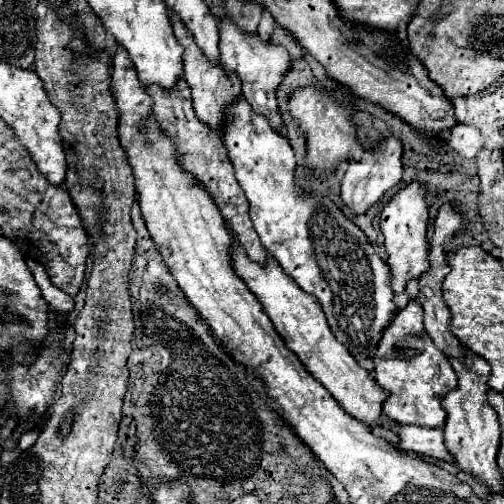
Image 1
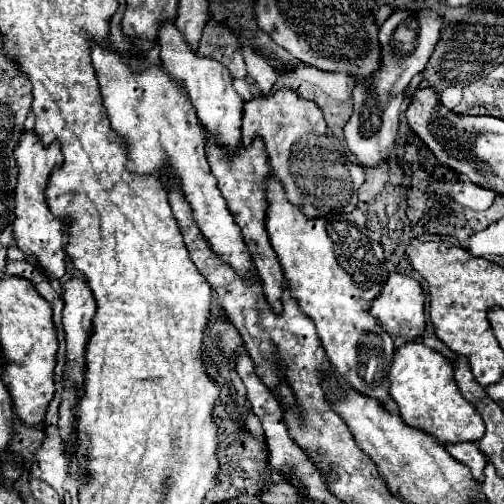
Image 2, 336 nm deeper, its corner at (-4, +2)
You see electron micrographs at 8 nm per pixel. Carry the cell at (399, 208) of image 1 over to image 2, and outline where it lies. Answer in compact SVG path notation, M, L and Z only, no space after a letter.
M393 272L393 274L389 274L389 280L387 280L381 296L373 302L371 314L373 314L373 318L377 318L381 328L385 328L385 332L393 338L395 348L399 348L407 342L421 338L421 334L425 330L423 304L425 304L425 298L423 298L421 286L413 278L409 278L401 272Z

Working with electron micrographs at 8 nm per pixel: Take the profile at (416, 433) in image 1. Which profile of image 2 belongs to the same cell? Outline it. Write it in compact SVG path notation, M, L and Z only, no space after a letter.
M465 442L465 444L451 444L445 448L457 462L463 462L471 472L473 478L481 484L483 478L483 468L487 466L487 458L481 454L481 450L477 448L477 444L473 442Z

